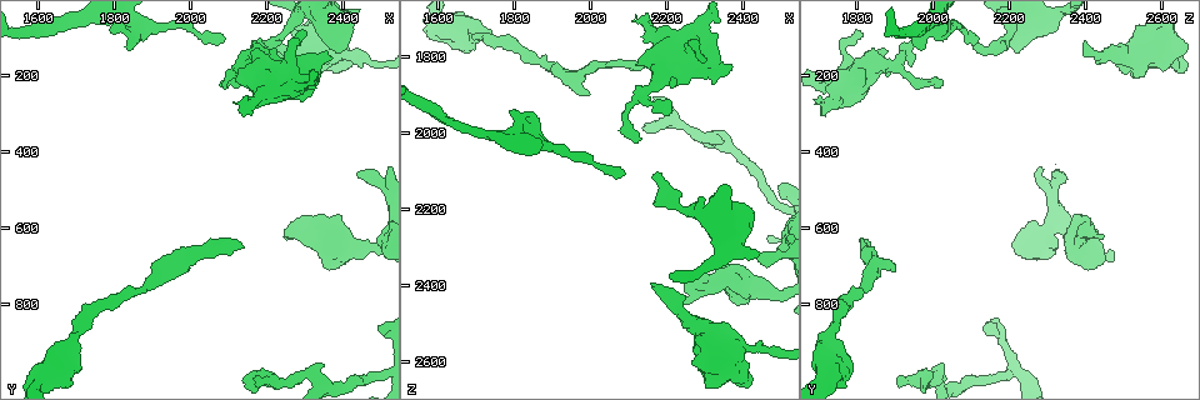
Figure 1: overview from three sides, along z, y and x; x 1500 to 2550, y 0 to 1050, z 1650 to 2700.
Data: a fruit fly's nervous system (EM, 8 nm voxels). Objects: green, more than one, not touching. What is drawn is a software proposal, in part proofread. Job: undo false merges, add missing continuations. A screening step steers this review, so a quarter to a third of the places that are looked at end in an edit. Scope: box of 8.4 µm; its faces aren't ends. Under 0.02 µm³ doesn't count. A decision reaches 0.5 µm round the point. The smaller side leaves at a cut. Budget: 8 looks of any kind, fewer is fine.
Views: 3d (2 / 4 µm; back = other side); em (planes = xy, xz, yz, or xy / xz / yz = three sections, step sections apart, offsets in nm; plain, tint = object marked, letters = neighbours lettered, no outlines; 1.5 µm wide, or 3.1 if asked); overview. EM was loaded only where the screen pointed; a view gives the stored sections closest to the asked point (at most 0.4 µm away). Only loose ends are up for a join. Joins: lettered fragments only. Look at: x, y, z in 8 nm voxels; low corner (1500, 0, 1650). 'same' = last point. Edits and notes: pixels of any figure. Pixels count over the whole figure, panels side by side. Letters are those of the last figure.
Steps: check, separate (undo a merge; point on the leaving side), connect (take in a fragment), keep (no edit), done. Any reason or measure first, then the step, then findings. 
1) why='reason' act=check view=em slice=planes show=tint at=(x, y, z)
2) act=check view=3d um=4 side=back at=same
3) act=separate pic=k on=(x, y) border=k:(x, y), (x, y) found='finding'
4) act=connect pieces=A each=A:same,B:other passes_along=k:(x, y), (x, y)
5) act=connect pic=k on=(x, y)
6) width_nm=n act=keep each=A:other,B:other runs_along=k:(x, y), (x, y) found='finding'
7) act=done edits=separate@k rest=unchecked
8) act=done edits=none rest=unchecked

why='free end' act=check view=3d um=2 at=(2160, 110, 2395)

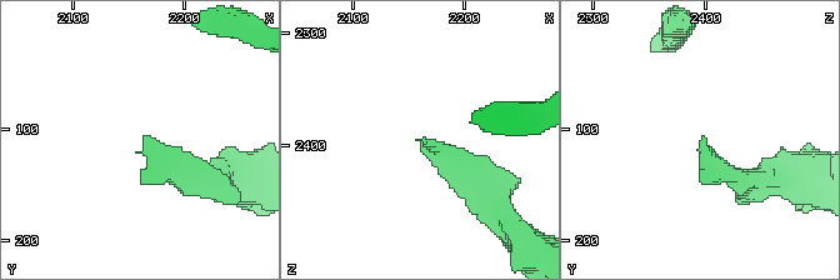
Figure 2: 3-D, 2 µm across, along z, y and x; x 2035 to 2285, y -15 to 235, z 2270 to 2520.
act=check view=em slice=planes show=plain at=(2160, 112, 2398)

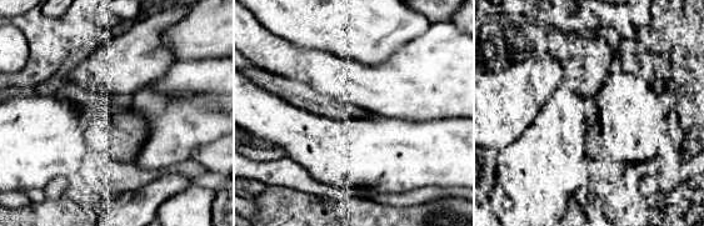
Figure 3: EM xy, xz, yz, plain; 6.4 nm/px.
why='see the neighbours' act=check view=em slice=planes show=letters at=same

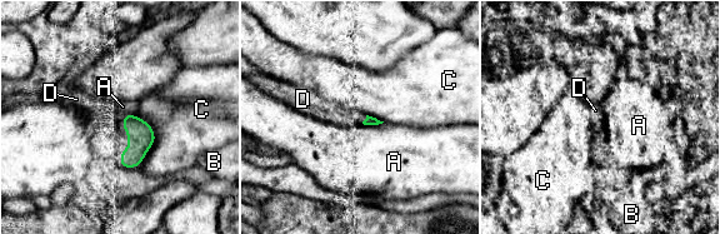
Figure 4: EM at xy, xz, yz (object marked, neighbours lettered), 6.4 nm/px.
longest_contact=C:340nm act=connect pieces=D each=A:other,B:other,C:other,D:same found='the cell continues'

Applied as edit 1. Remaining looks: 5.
why='thick turns thin' act=check view=3d um=2 side=back at=(2145, 180, 1900)

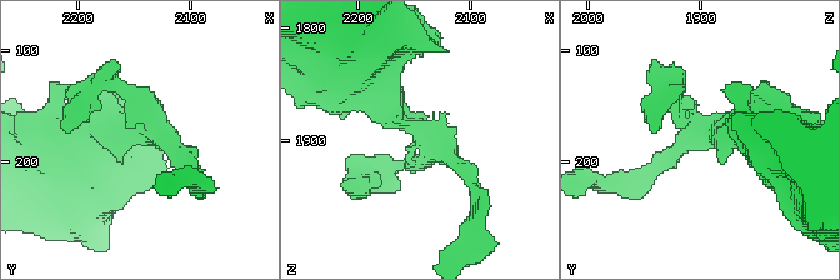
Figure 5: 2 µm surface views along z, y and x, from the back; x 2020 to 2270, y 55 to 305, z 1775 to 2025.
act=check view=em slice=yz step=4 show=letters at=(2138, 172, 1892)

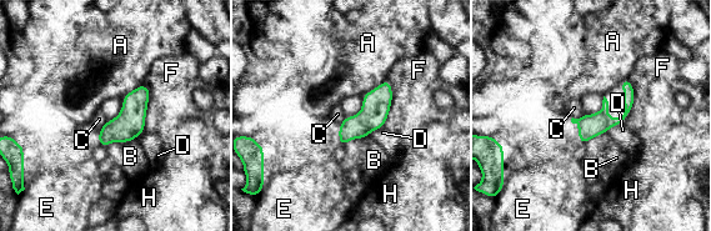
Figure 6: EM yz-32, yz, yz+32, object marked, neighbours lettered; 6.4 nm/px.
act=keep each=A:other,B:other,C:other,D:other,E:other,F:other,H:other runs_along=6:(627, 83), (626, 113), (582, 140) found='one cell here'

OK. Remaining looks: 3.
why='branch stops here' act=check view=3d um=4 side=back at=(2360, 160, 1825)

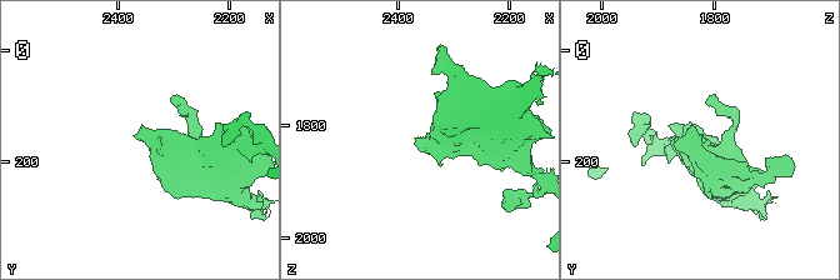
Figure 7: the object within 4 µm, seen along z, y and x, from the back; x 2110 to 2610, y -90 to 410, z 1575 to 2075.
act=check view=em slice=planes show=letters at=(2365, 155, 1820)

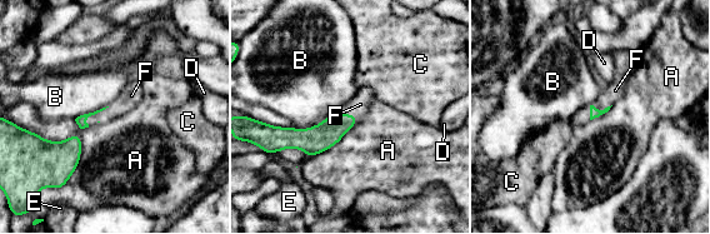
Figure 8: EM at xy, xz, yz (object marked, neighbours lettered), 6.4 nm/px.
act=connect pieces=F each=A:other,B:other,C:other,D:other,E:other,F:same passes_along=8:(80, 120), (94, 114), (129, 98) found='the cell continues'

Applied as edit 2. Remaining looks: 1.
act=done edits=connect@4,connect@8 rest=unchecked

